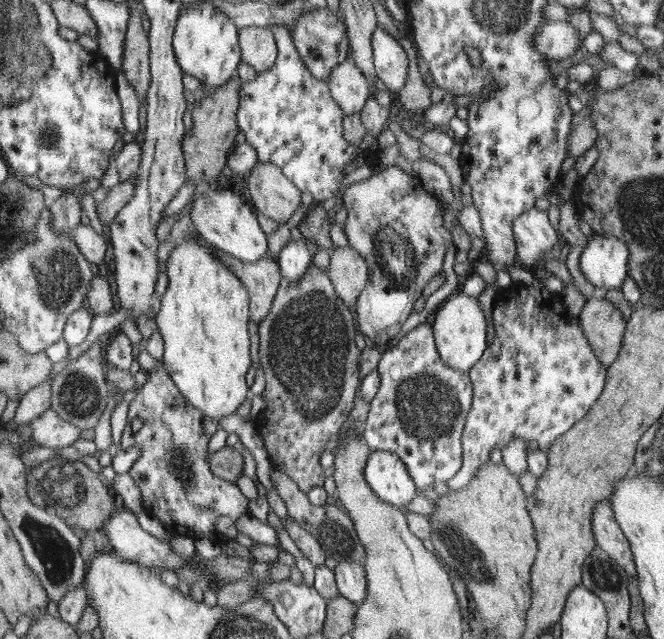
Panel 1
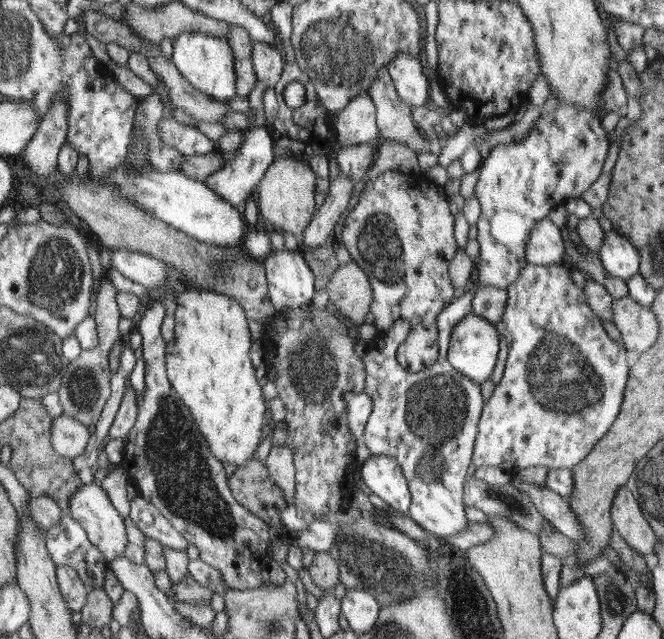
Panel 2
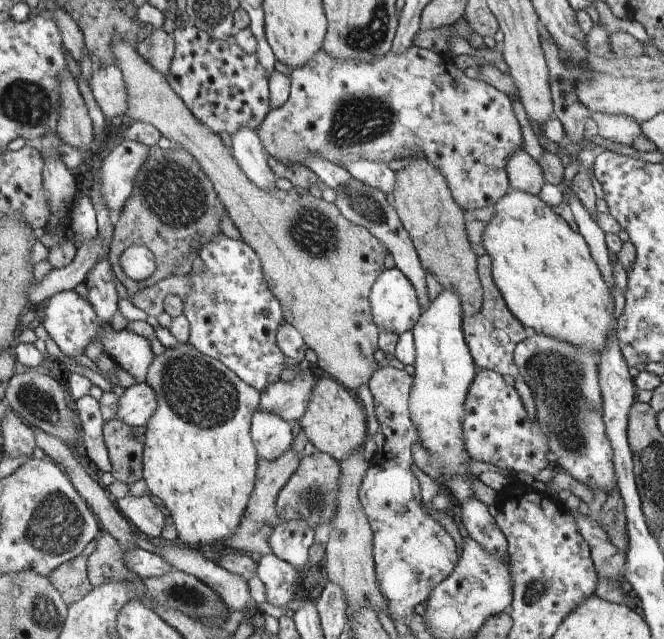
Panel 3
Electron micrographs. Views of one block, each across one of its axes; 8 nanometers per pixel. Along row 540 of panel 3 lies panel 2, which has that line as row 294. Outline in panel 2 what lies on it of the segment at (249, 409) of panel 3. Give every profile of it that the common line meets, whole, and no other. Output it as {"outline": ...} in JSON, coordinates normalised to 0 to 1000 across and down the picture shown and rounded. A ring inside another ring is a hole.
{"outline":[[[283,452],[264,471],[264,521],[248,557],[253,595],[312,685],[325,718],[364,729],[389,701],[401,645],[399,620],[377,567],[381,532],[366,477],[316,452]]]}

